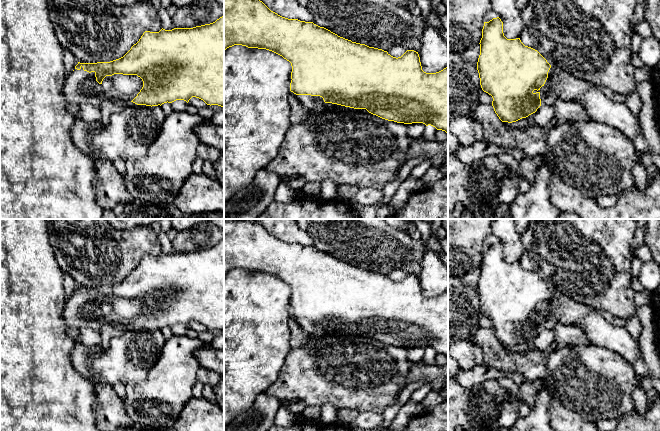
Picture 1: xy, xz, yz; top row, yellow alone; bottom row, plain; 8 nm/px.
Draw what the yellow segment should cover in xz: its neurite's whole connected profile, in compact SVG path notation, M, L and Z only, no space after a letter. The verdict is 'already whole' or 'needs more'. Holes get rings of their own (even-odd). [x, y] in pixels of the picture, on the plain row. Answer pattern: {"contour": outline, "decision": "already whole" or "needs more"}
{"contour": "M224 220L224 275L234 269L266 273L289 285L292 290L290 315L297 319L307 337L319 338L337 328L366 333L388 345L431 349L448 358L448 291L436 297L426 297L422 294L418 276L414 274L407 274L396 282L382 273L340 261L313 246L282 241L254 220Z", "decision": "needs more"}

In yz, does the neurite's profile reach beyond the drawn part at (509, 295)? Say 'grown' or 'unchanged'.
grown

